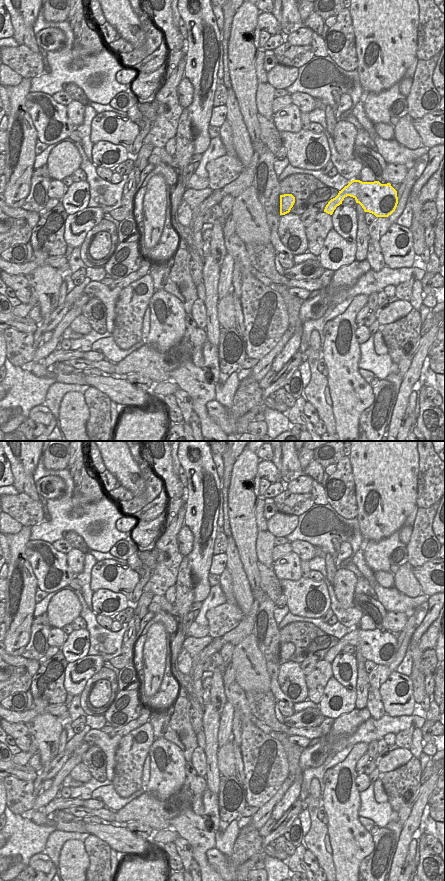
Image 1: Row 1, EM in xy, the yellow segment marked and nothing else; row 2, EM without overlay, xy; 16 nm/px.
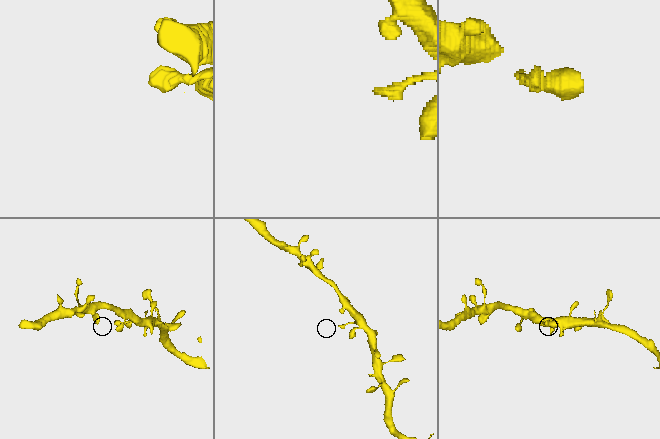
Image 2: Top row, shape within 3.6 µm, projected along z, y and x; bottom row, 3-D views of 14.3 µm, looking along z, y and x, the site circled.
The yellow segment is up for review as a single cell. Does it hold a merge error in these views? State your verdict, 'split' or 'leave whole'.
leave whole

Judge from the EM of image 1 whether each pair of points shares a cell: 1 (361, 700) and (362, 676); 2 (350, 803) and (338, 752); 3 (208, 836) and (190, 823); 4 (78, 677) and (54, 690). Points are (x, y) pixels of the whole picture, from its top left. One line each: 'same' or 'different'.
1: same
2: different
3: same
4: different

